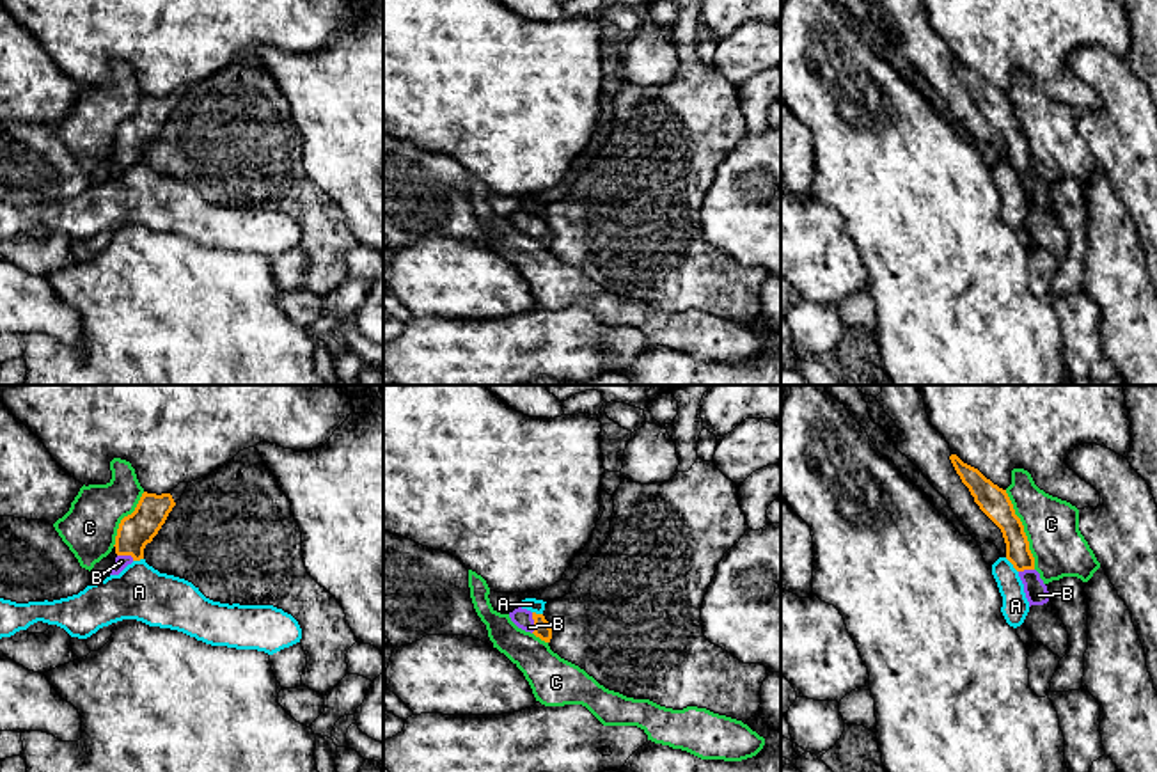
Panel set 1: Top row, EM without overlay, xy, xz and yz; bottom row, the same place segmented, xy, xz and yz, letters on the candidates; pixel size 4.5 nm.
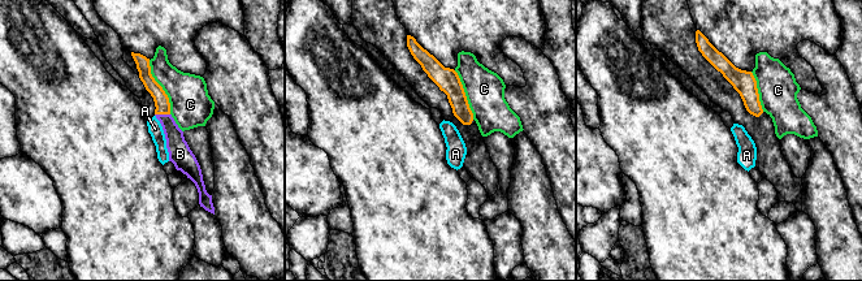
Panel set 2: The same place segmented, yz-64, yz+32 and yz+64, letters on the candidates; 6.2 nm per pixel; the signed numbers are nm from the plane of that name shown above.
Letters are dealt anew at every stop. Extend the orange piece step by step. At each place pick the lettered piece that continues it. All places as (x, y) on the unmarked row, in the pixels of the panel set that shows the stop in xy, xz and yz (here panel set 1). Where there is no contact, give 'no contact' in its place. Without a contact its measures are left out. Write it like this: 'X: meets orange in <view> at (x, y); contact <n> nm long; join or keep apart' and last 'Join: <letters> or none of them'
A: meets orange in yz at (1012, 165); contact 90 nm long; keep apart
B: meets orange in xz at (535, 226); contact 100 nm long; join
C: meets orange in yz at (1023, 132); contact 380 nm long; keep apart
Join: B

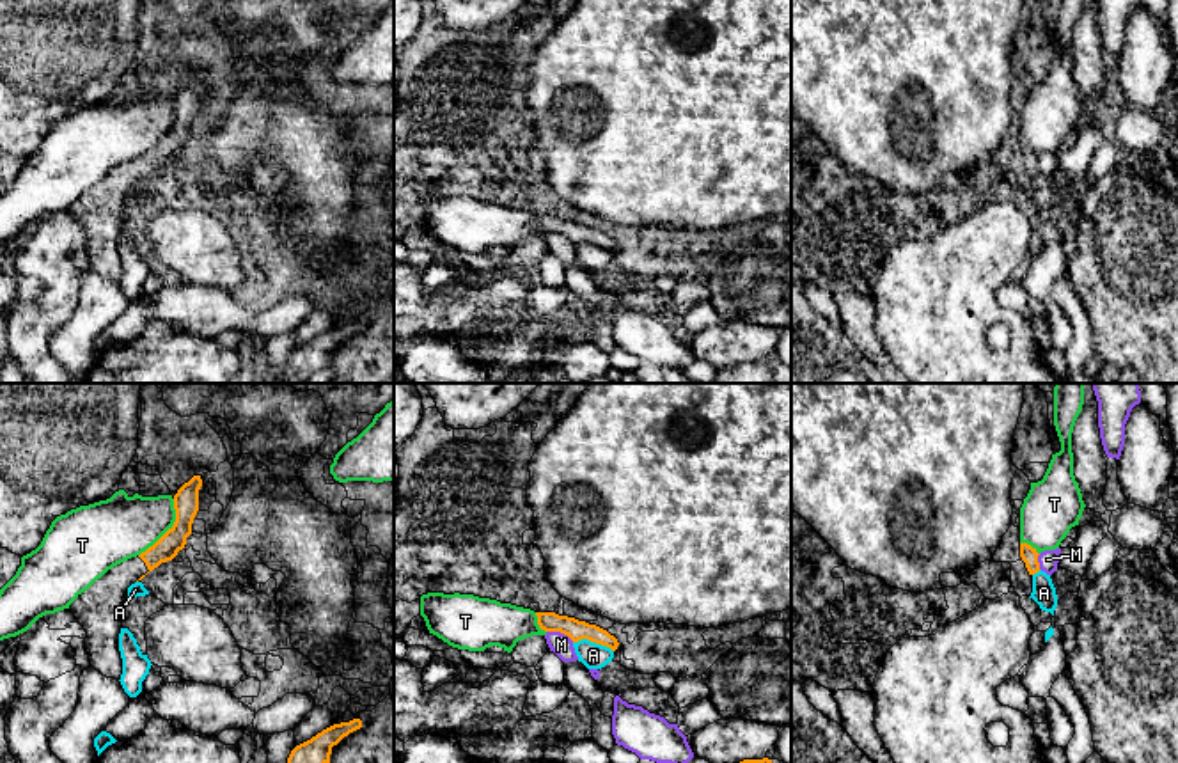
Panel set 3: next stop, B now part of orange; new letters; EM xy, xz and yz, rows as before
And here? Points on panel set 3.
A: meets orange in xz at (593, 243); contact 190 nm long; keep apart
M: meets orange in xz at (561, 235); contact 140 nm long; keep apart
T: meets orange in xy at (169, 132); contact 300 nm long; keep apart
Join: none of them

